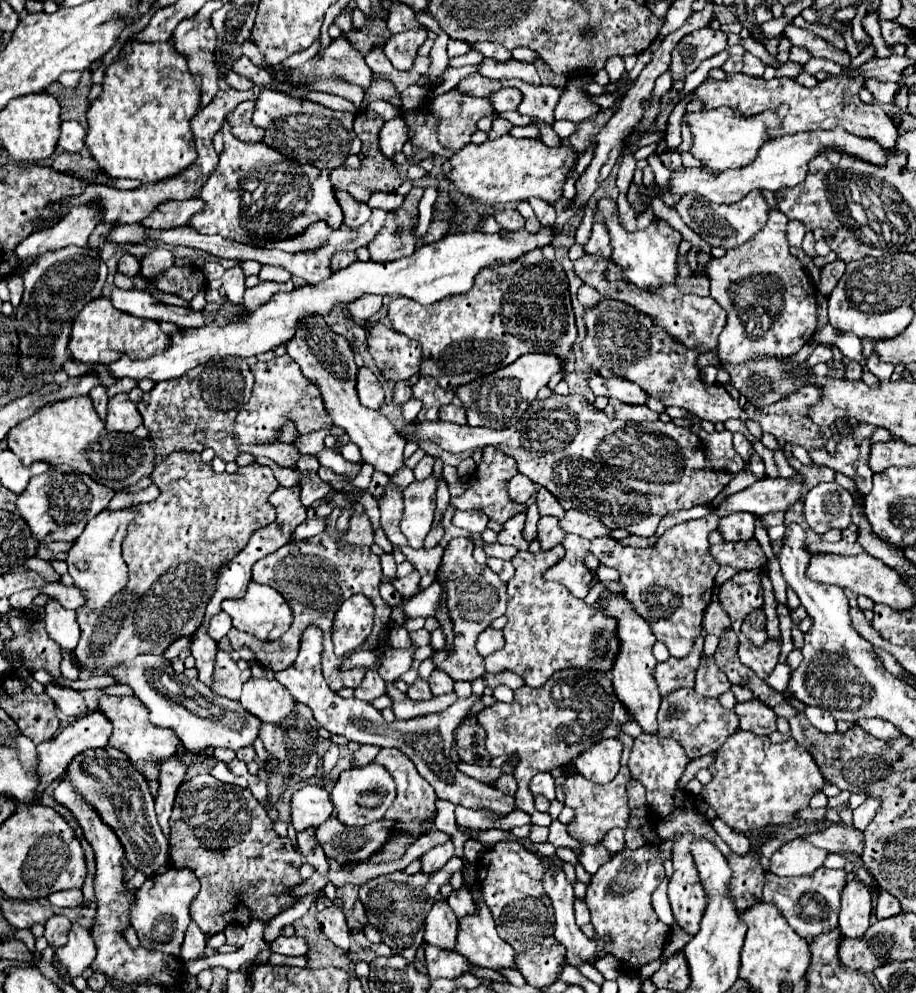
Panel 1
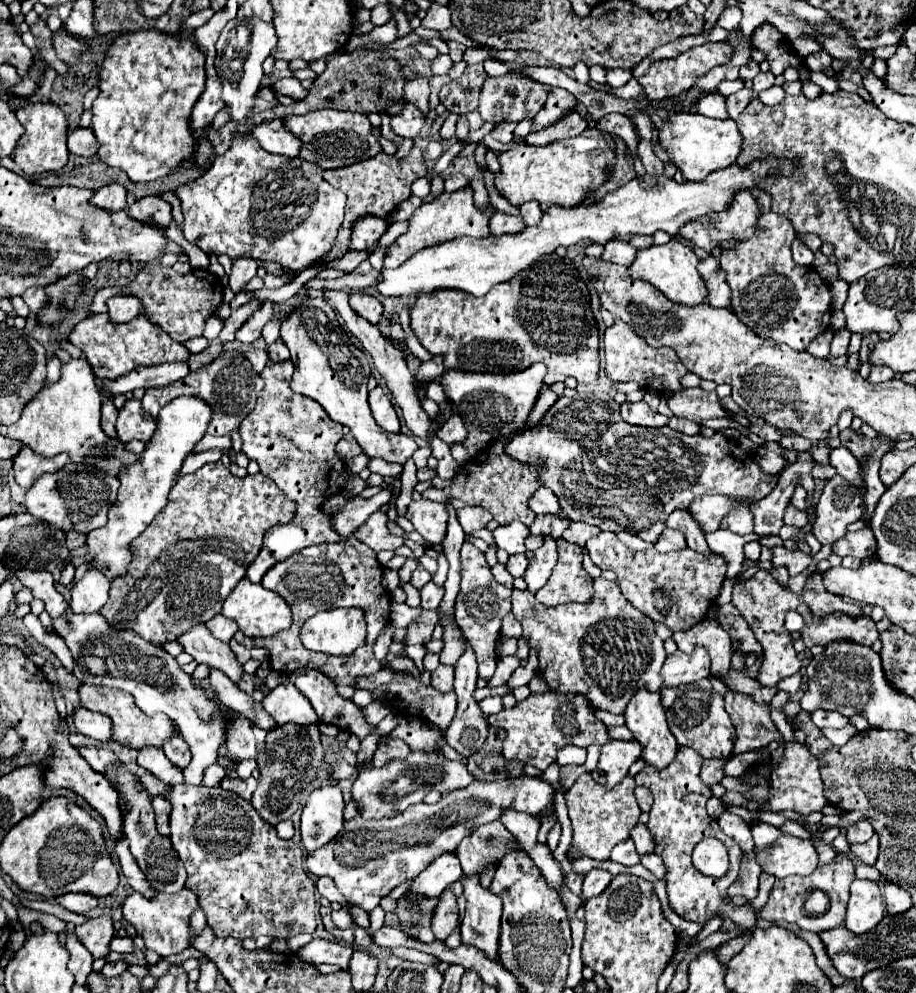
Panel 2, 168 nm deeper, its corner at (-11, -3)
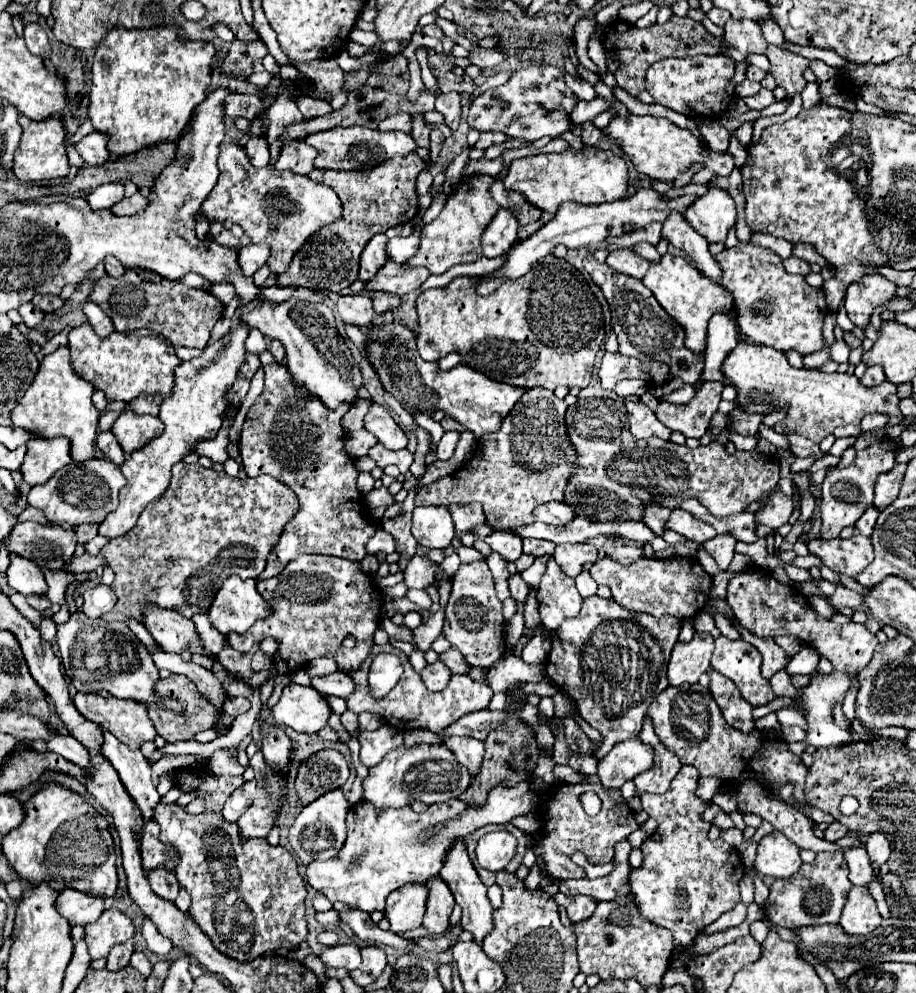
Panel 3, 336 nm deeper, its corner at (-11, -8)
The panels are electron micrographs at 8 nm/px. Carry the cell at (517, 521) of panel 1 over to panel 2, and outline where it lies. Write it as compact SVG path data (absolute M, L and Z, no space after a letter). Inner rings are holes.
M515 521L511 525L505 525L505 527L497 527L493 531L493 537L495 537L495 543L499 549L505 549L509 555L515 555L515 553L525 553L527 547L525 547L525 539L529 535L529 527Z

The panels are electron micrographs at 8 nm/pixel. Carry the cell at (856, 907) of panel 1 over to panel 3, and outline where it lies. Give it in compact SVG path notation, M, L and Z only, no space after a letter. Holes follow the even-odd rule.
M851 888L847 894L847 904L843 906L839 924L851 936L863 936L879 928L881 916L875 908L875 900L871 898L867 888Z

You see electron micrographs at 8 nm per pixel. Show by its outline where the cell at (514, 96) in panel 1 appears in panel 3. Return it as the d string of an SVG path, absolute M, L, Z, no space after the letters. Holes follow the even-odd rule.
M529 64L513 74L513 78L495 90L479 96L469 110L467 122L479 132L503 132L507 138L539 140L543 136L559 138L563 132L571 130L571 112L577 104L577 96L565 84L563 72L555 66Z

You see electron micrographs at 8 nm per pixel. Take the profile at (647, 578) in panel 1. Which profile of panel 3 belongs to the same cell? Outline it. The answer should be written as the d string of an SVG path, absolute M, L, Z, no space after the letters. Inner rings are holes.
M675 556L669 560L655 558L639 558L631 566L621 566L611 560L601 558L591 570L591 576L597 584L609 586L613 592L613 600L631 610L631 612L647 612L653 616L675 616L679 620L693 618L707 602L707 594L713 586L711 576L701 568L695 558Z

